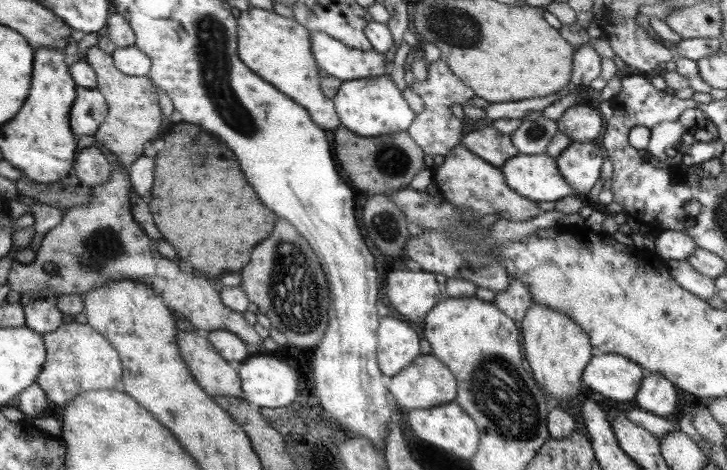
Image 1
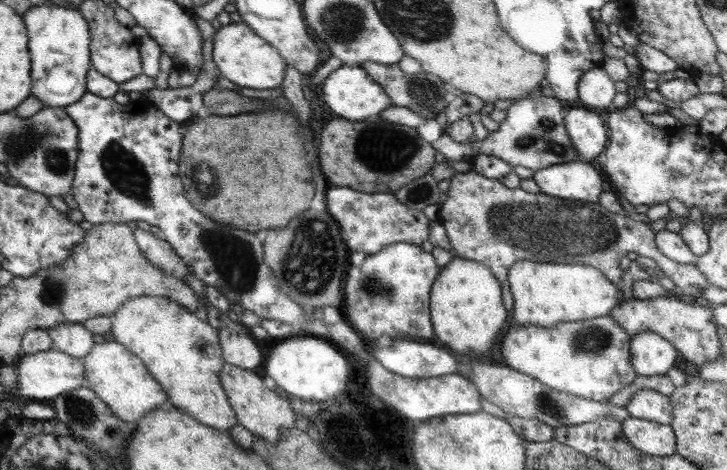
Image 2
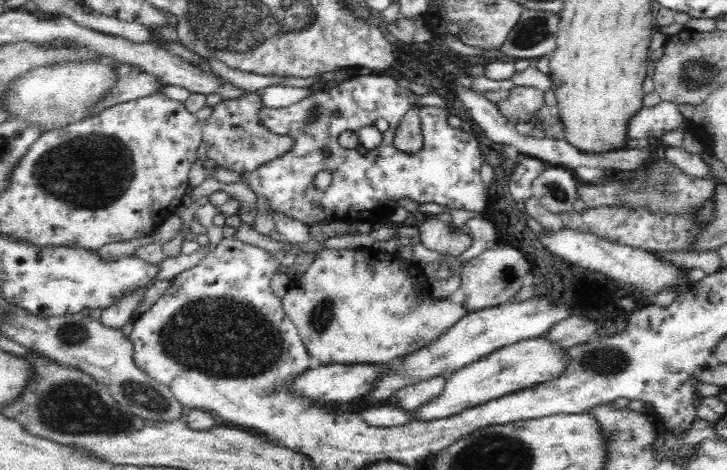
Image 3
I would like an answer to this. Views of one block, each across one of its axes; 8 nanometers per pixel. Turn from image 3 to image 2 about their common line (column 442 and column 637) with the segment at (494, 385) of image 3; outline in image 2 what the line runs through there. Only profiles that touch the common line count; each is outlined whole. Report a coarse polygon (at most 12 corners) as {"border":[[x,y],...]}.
{"border":[[637,389],[623,405],[630,417],[669,425],[668,396]]}

